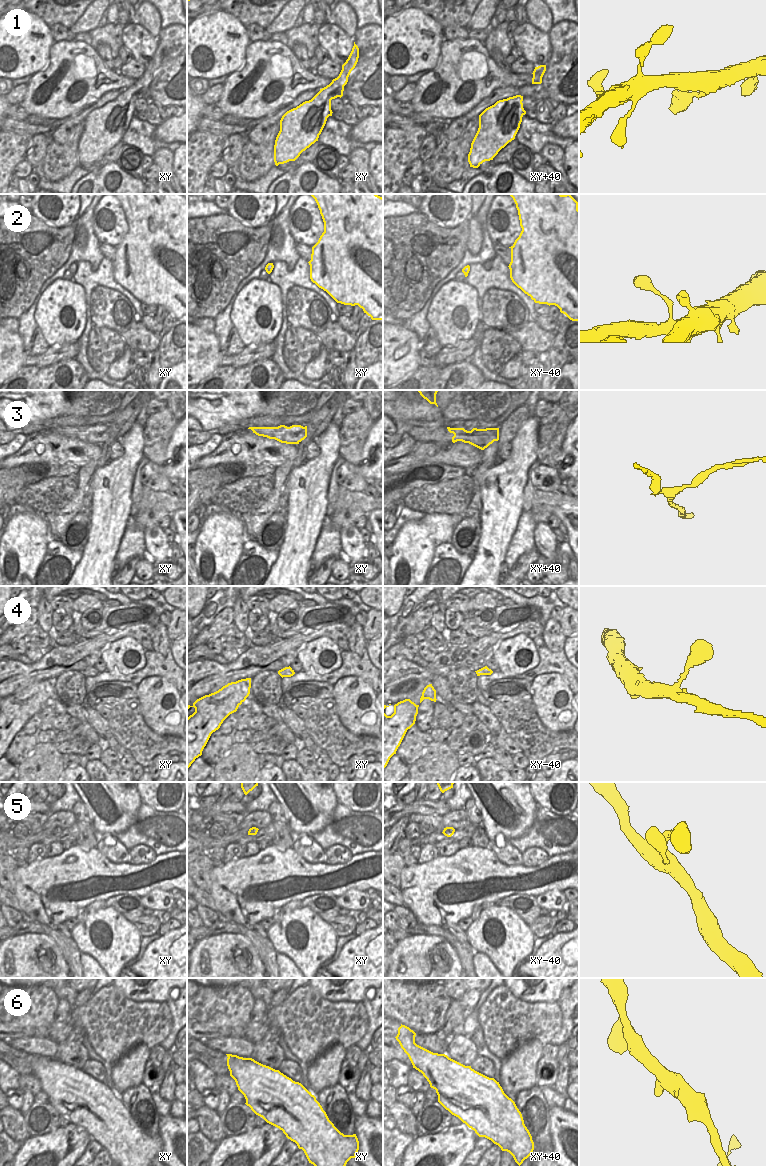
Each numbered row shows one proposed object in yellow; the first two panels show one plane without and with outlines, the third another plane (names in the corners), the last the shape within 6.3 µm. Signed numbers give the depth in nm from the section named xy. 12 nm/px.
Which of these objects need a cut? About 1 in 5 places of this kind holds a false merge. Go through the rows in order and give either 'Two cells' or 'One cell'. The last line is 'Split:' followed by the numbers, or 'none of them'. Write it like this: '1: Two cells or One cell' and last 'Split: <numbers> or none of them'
1: One cell
2: One cell
3: Two cells
4: One cell
5: One cell
6: One cell
Split: 3

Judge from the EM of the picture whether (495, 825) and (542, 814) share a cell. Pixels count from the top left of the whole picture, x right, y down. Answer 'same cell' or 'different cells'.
different cells

